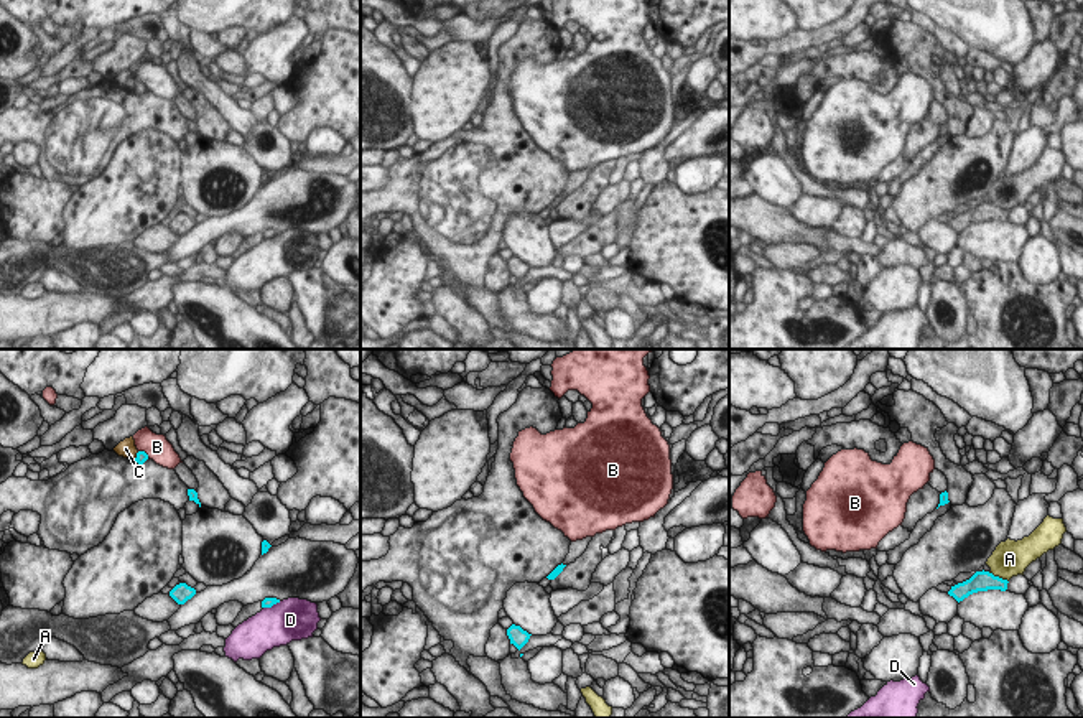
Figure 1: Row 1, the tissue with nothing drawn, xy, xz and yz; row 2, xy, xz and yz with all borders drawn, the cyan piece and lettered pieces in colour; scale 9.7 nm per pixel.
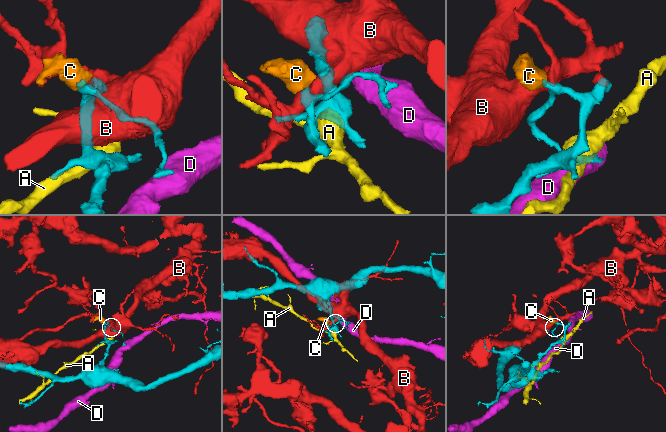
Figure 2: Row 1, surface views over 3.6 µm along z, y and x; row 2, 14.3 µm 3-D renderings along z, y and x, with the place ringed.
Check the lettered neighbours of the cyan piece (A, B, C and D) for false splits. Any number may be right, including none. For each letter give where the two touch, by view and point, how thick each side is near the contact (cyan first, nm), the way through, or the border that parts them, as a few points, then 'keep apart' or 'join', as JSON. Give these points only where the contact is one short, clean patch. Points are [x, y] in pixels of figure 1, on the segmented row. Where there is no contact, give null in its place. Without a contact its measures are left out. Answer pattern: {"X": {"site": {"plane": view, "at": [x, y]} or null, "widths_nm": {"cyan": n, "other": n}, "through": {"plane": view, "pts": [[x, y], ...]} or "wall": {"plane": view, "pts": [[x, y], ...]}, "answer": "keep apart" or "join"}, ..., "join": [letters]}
{"A": {"site": {"plane": "yz", "at": [998, 577]}, "widths_nm": {"cyan": 190, "other": 340}, "answer": "keep apart"}, "B": {"site": {"plane": "xy", "at": [144, 452]}, "widths_nm": {"cyan": 120, "other": 240}, "wall": {"plane": "xy", "pts": [[139, 450], [148, 456]]}, "answer": "keep apart"}, "C": {"site": {"plane": "xy", "at": [137, 456]}, "widths_nm": {"cyan": 120, "other": 170}, "wall": {"plane": "xy", "pts": [[139, 452], [132, 460]]}, "answer": "keep apart"}, "D": {"site": {"plane": "xy", "at": [272, 605]}, "widths_nm": {"cyan": 100, "other": 420}, "answer": "keep apart"}, "join": []}

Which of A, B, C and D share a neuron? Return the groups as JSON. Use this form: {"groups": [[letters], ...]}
{"groups": [["A"], ["B"], ["C"], ["D"]]}

